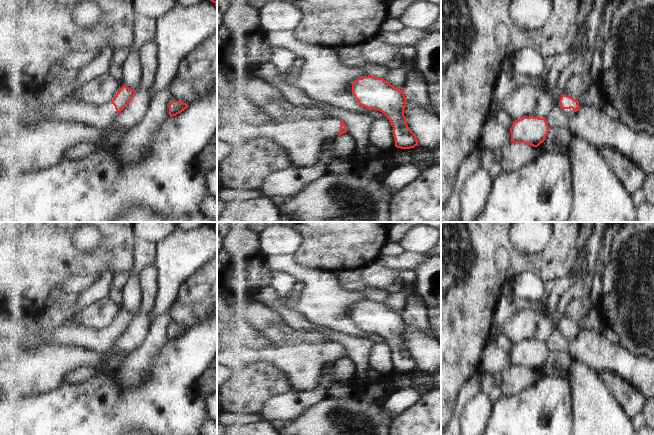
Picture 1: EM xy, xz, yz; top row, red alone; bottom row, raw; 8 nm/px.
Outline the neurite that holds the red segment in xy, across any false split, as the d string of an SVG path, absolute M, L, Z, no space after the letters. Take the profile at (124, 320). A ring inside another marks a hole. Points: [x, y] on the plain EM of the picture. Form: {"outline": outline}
{"outline": "M123 309L112 326L104 330L64 327L48 332L42 328L39 318L28 312L6 313L0 311L0 335L14 339L40 336L46 339L51 346L83 347L105 353L114 348L118 338L133 323L135 316Z"}

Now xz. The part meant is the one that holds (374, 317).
{"outline": "M364 300L358 302L352 307L352 317L357 323L360 330L367 333L374 333L382 336L393 348L393 359L395 362L395 371L401 373L410 373L418 369L416 359L408 351L404 340L404 333L407 323L403 317L403 313L397 313L383 302L373 300Z"}

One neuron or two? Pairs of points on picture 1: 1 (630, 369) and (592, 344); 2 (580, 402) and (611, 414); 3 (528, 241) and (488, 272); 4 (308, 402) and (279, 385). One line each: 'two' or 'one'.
1: one
2: one
3: two
4: two

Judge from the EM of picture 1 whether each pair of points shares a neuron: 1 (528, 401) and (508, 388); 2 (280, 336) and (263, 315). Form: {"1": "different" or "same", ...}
{"1": "different", "2": "different"}

